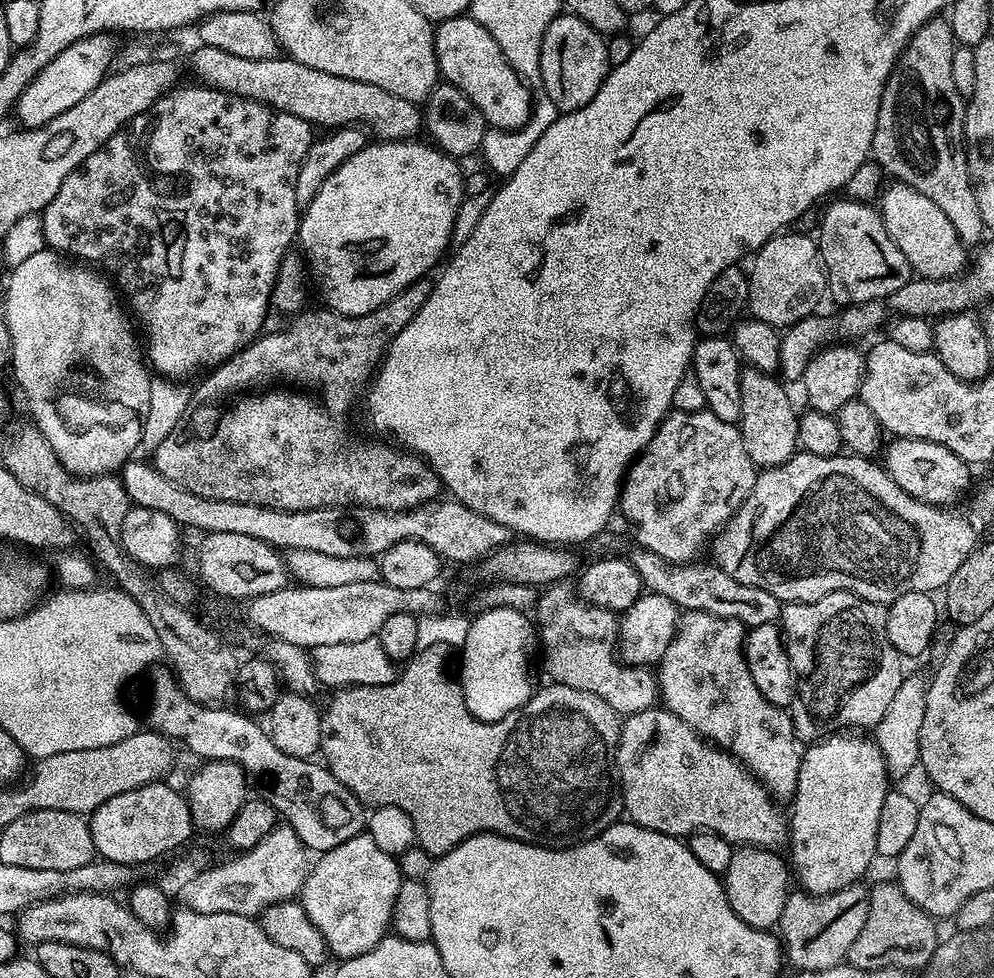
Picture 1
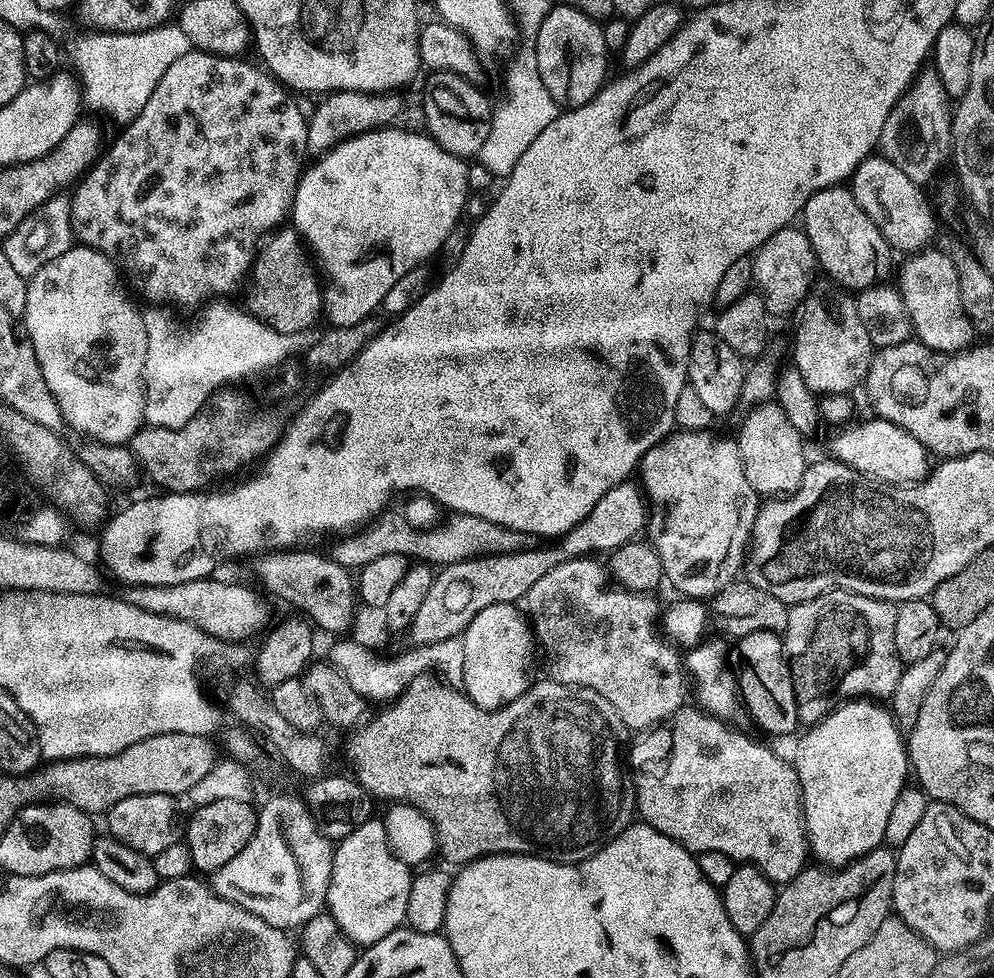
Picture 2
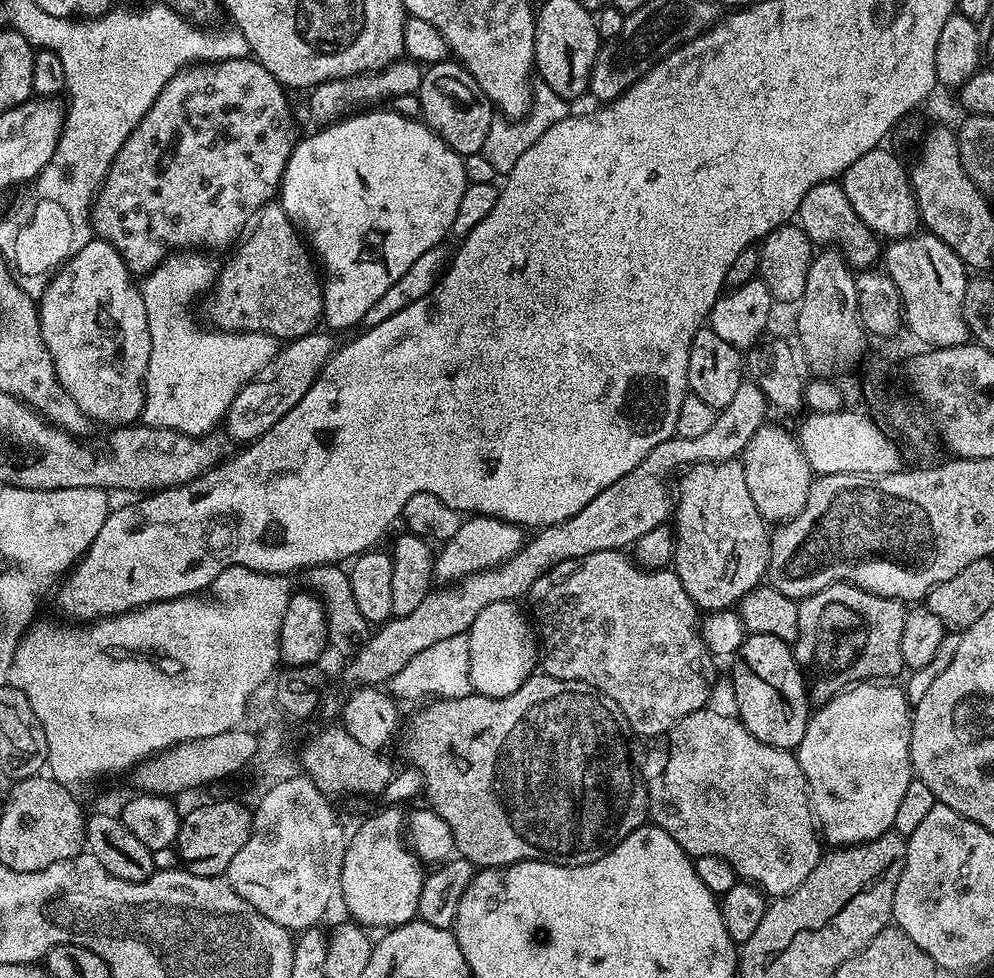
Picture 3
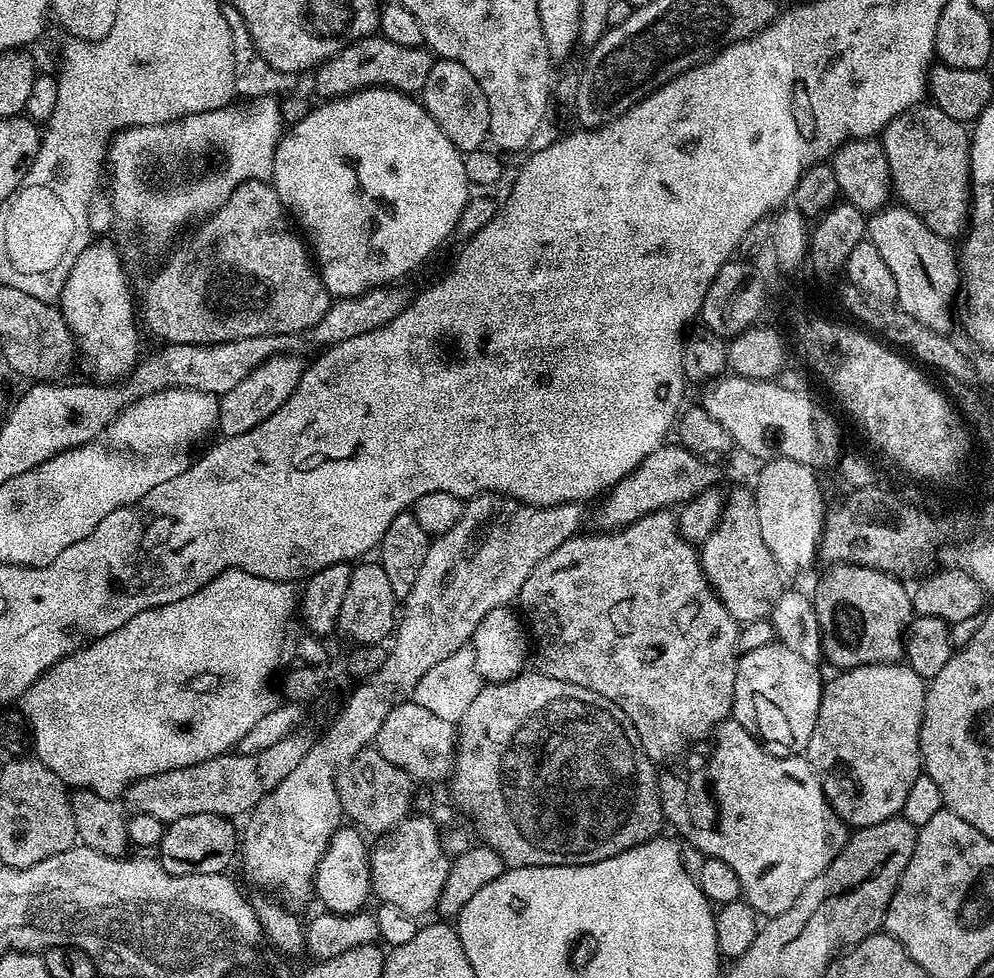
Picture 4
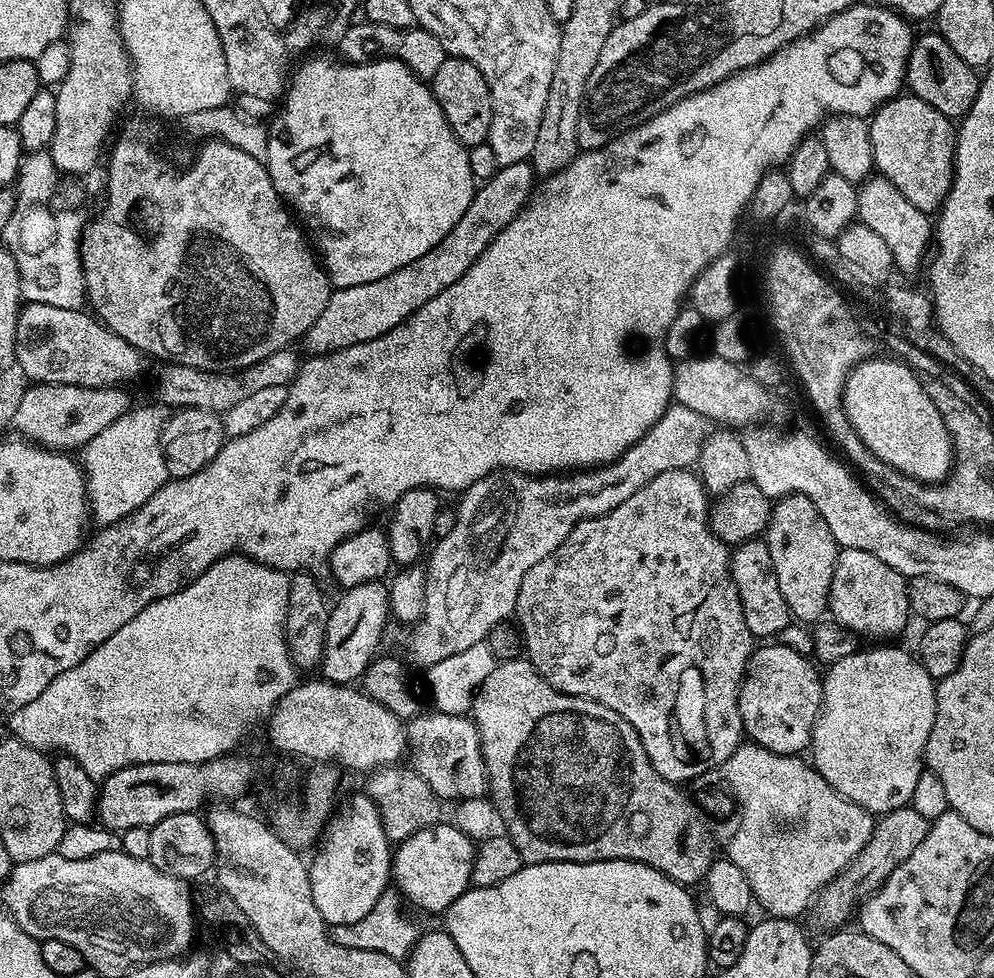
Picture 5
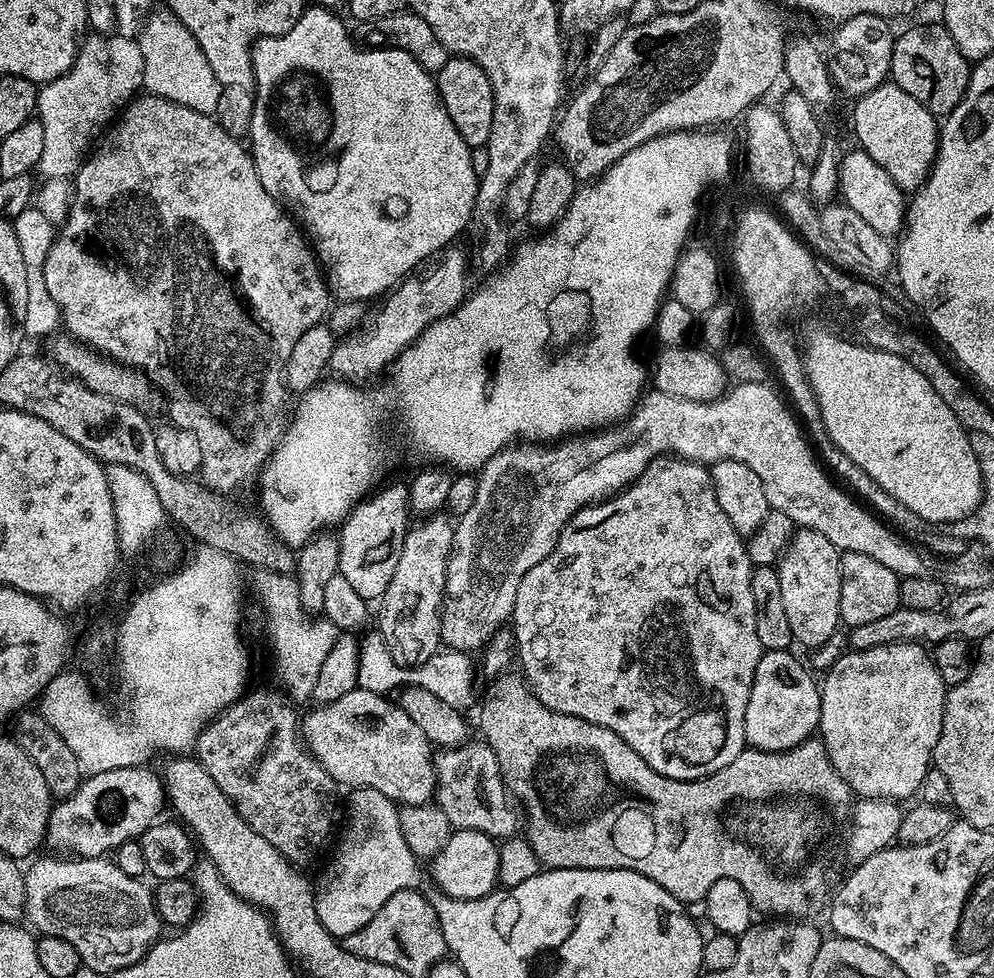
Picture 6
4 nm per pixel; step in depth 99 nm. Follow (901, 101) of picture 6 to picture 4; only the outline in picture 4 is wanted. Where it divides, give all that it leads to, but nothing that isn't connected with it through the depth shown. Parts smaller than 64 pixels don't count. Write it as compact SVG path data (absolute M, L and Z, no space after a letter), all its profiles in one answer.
M931 102L908 108L884 127L882 143L892 175L892 190L903 207L909 208L934 234L952 242L967 229L972 182L972 142L961 121L950 118Z

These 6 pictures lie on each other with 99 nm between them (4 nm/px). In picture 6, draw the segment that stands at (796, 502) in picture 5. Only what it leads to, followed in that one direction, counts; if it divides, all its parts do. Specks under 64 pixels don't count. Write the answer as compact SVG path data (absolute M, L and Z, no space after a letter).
M800 528L792 537L792 541L788 543L788 549L778 561L776 573L782 582L782 602L786 606L786 622L790 622L790 630L792 631L793 641L797 645L801 644L805 650L818 649L823 646L826 641L837 635L838 629L841 627L840 607L842 606L842 566L840 549L834 546L834 542L830 542L830 538L826 538L822 534L818 534L812 528Z

